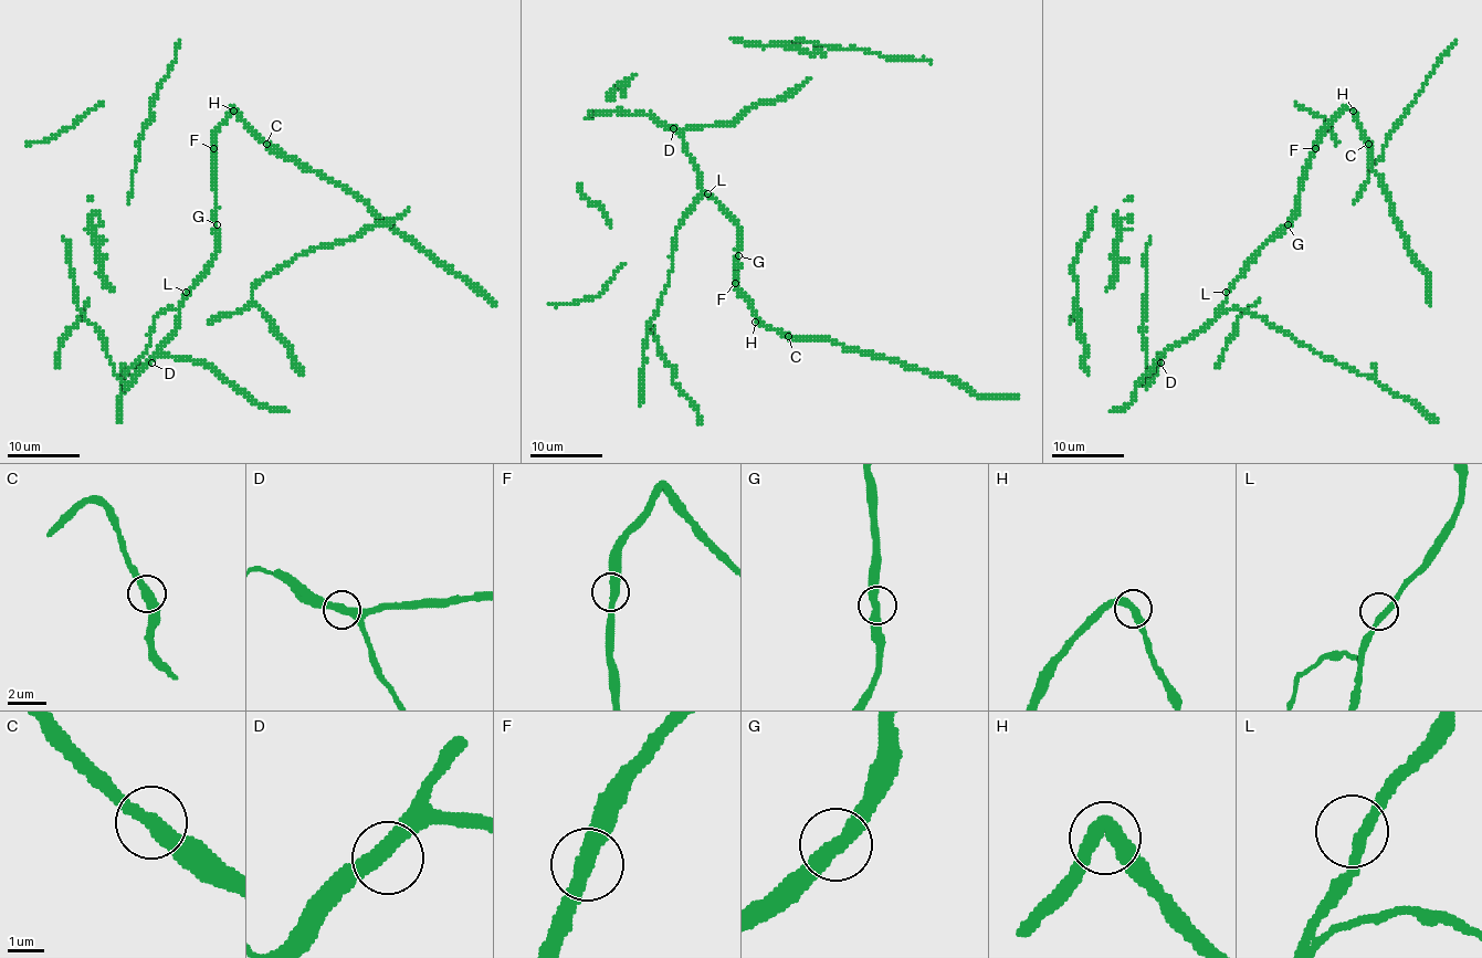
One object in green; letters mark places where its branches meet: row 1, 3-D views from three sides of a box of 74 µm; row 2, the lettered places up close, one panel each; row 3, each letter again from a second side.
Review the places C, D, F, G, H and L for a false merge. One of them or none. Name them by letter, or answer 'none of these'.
none of these

